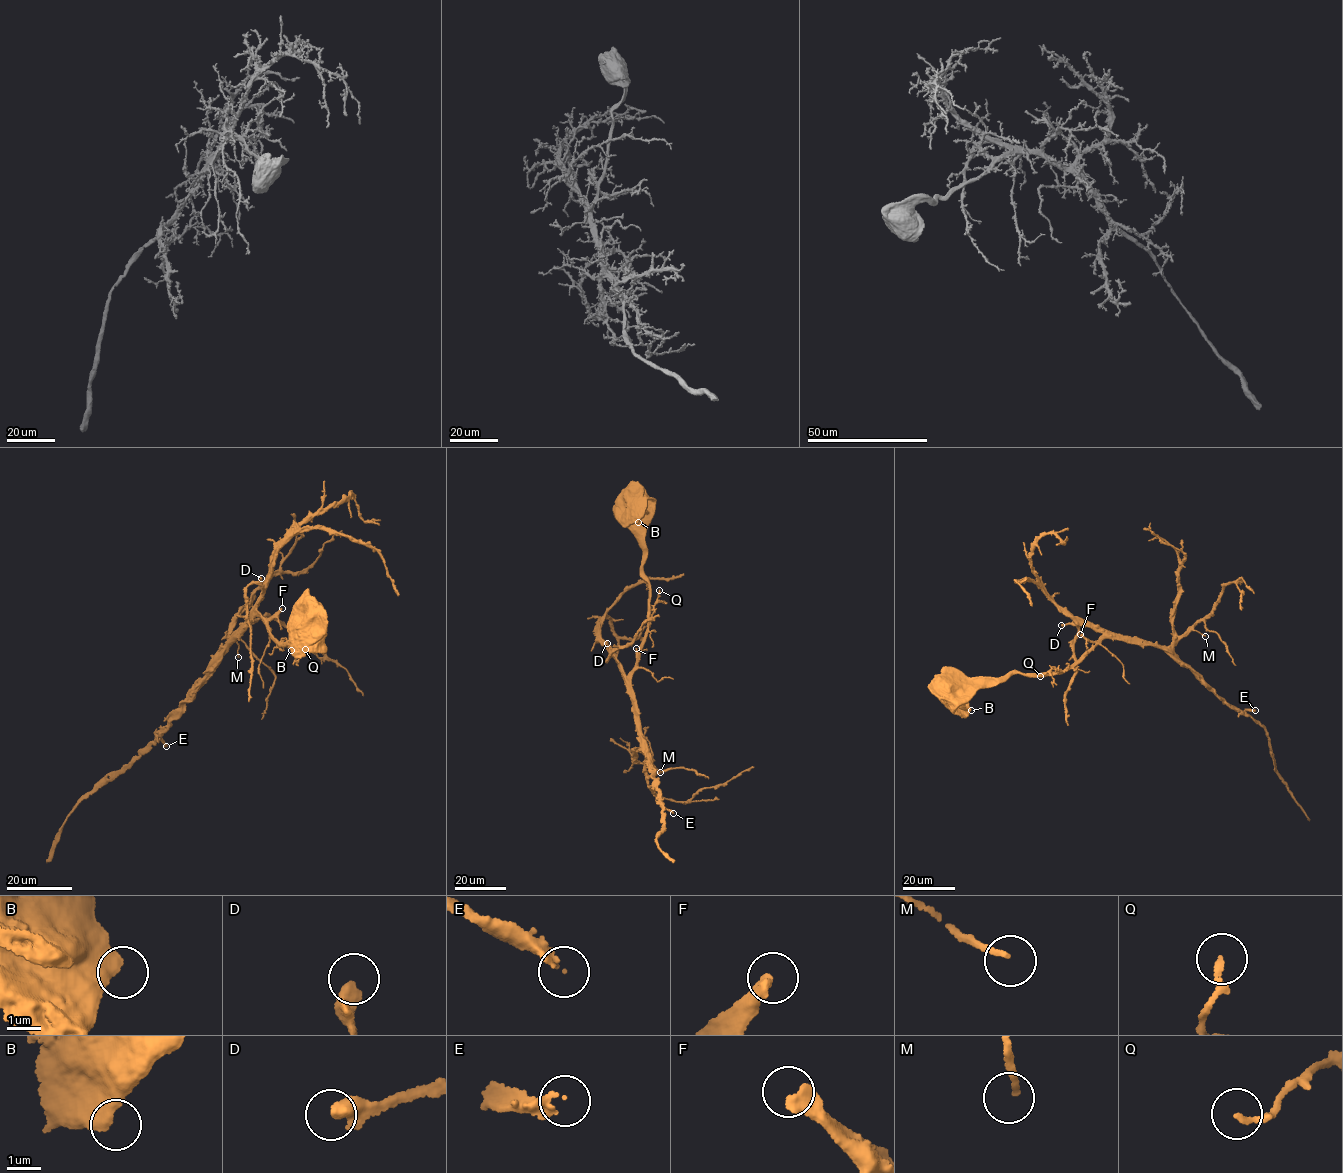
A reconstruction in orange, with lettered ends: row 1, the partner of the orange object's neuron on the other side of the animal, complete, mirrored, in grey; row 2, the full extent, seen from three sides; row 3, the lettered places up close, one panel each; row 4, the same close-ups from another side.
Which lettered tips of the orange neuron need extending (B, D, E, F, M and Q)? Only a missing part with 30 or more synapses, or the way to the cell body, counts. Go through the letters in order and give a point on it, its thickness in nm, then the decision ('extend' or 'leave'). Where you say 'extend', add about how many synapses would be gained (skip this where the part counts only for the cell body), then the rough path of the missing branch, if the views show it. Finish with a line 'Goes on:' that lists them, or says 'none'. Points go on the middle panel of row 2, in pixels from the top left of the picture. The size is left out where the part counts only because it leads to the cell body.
B: (638, 522) | 550 nm | leave
D: (607, 643) | 440 nm | leave
E: (673, 813) | 180 nm | extend | 30 syn | (673, 813), (694, 829), (717, 832), (716, 821)
F: (636, 648) | 400 nm | extend | 35 syn | (636, 648), (633, 655), (643, 662), (646, 673)
M: (660, 772) | 150 nm | leave
Q: (659, 590) | 160 nm | leave
Goes on: E, F

